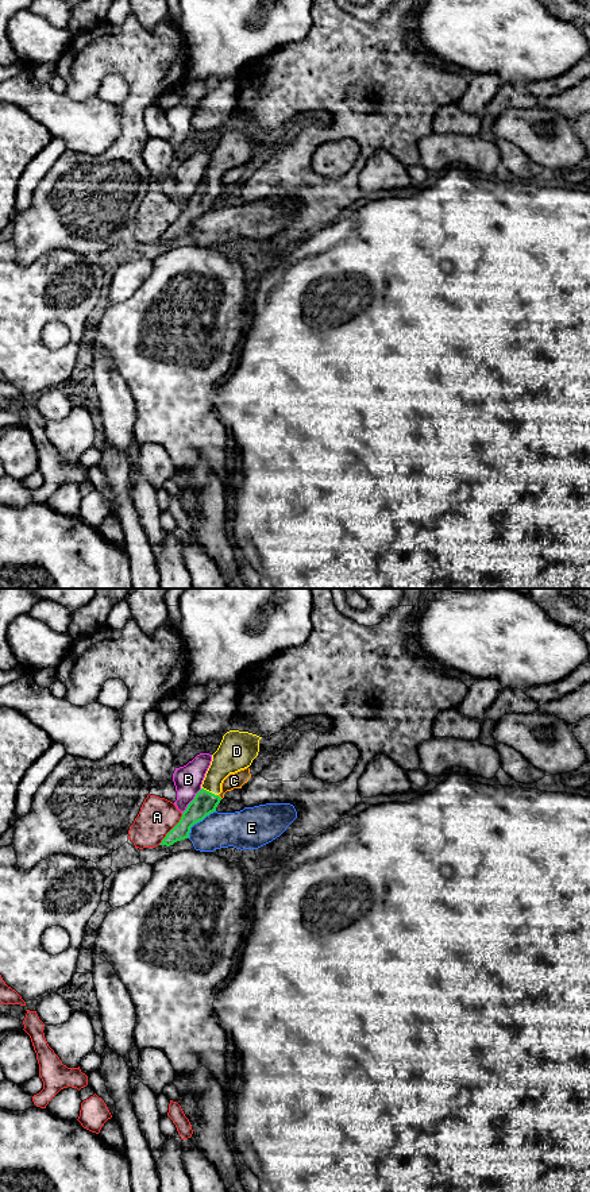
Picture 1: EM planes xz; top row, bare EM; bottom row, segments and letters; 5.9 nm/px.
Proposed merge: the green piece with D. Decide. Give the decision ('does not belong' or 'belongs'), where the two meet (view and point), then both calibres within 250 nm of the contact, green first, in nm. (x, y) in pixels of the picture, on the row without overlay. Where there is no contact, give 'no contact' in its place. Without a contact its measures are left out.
belongs | xz (208, 186) | 140/190 nm

